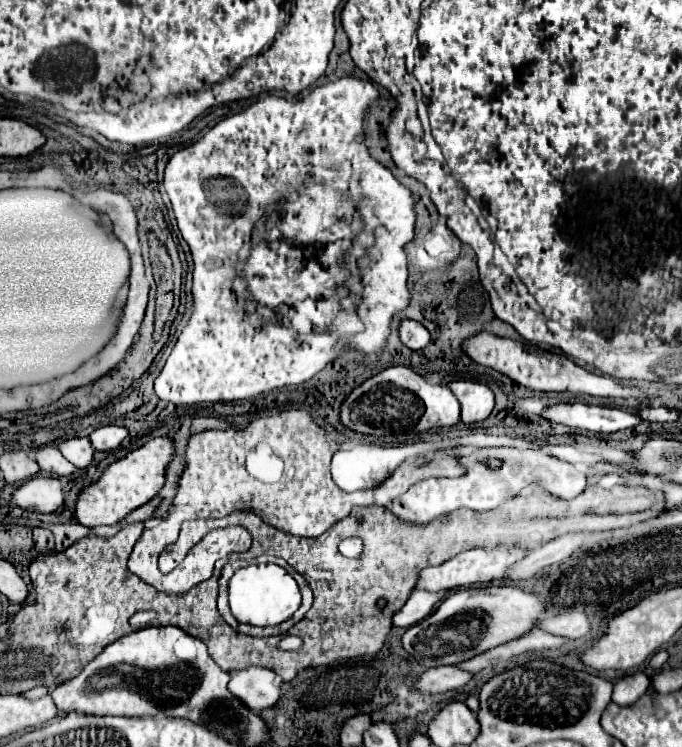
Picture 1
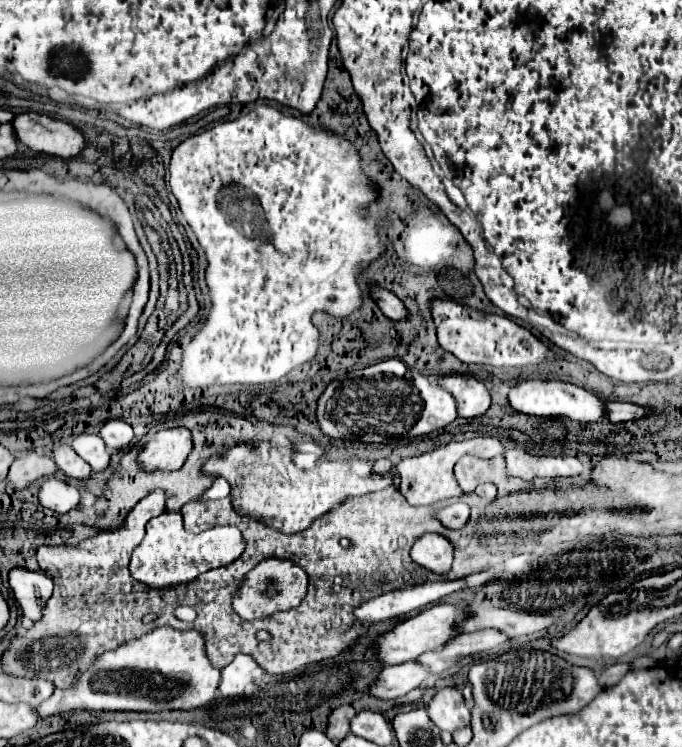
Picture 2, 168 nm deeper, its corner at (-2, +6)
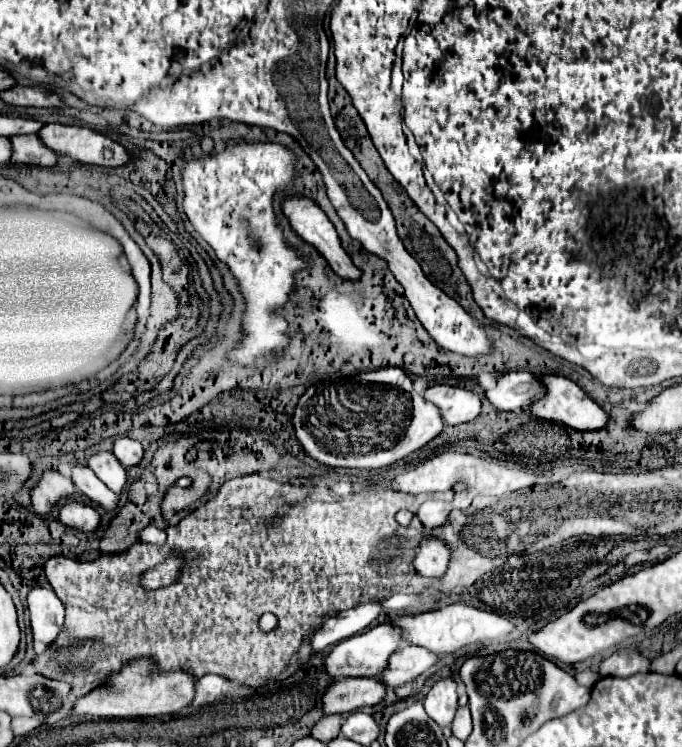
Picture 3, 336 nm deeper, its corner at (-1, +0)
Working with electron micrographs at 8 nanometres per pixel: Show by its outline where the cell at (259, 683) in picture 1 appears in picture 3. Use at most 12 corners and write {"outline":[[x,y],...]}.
{"outline":[[205,674],[197,682],[193,706],[215,702],[225,696],[229,680]]}

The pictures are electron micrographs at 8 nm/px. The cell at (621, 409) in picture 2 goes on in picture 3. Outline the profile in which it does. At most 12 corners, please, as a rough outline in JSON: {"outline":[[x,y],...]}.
{"outline":[[541,376],[547,396],[531,414],[601,430],[609,414],[573,380]]}

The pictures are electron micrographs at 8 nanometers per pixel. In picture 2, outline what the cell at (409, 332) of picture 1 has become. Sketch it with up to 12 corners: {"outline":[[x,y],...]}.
{"outline":[[374,286],[372,298],[392,320],[404,320],[404,304],[380,286]]}

